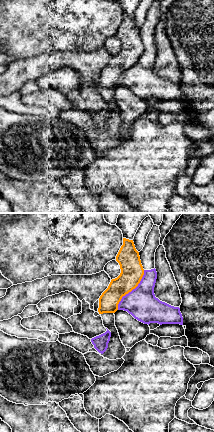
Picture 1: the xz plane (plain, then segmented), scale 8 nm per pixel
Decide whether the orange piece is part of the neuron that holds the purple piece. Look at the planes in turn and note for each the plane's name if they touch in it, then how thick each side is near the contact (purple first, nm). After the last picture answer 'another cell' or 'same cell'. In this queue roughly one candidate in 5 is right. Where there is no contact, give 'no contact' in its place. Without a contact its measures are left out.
contact in xz; calibres 240 and 180 nm

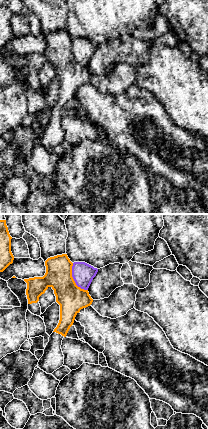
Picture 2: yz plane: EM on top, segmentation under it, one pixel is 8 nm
contact in yz; calibres 170 and 220 nm

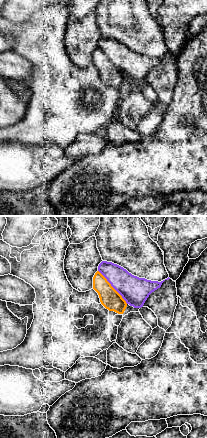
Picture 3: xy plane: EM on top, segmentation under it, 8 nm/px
contact in xy; calibres 220 and 160 nm

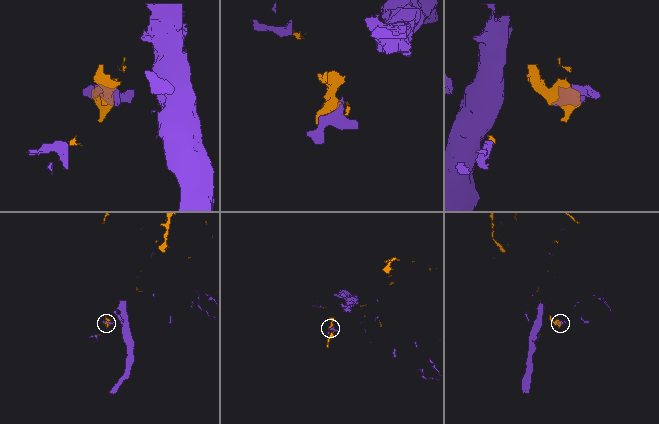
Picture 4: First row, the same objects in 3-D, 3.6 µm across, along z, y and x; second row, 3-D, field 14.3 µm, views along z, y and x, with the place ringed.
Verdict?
another cell

